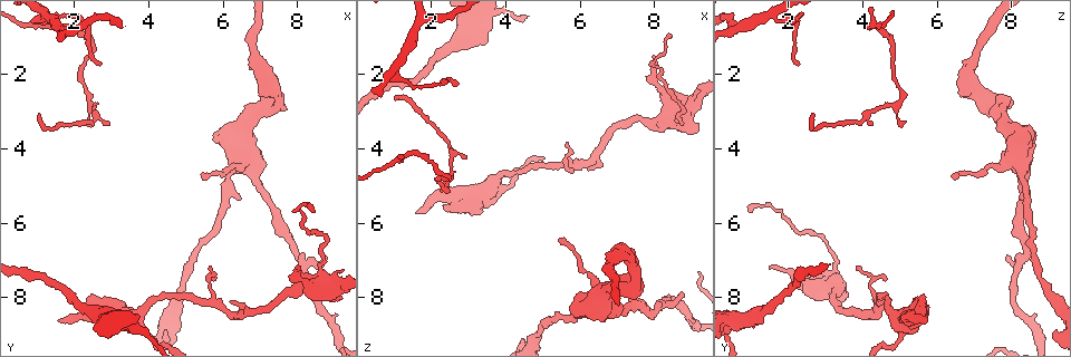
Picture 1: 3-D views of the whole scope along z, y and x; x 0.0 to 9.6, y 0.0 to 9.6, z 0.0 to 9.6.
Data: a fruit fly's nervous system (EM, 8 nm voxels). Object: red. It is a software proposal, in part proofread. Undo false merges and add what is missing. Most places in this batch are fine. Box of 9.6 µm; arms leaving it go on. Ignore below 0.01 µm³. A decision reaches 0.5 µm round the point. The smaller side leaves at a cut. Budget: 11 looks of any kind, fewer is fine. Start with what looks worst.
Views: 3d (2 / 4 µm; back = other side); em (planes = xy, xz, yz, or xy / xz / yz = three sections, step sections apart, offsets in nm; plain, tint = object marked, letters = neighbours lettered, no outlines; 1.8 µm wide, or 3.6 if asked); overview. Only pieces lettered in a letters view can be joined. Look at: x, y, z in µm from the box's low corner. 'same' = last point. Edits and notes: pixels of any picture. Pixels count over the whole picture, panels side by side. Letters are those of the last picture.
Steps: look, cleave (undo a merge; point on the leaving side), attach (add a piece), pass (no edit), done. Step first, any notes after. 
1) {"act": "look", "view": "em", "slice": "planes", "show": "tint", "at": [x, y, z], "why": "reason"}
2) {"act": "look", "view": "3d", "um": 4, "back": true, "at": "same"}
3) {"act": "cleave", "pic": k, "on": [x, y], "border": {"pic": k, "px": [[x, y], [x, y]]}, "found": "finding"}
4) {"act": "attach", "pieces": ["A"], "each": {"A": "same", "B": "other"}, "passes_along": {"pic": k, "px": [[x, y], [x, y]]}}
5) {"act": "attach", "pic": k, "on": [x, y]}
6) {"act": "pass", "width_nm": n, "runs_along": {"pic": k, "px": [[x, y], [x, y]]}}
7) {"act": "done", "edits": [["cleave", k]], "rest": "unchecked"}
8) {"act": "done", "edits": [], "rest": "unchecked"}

{"act": "look", "view": "3d", "um": 2, "at": [1.15, 0.65, 2.10], "why": "three-way junction"}

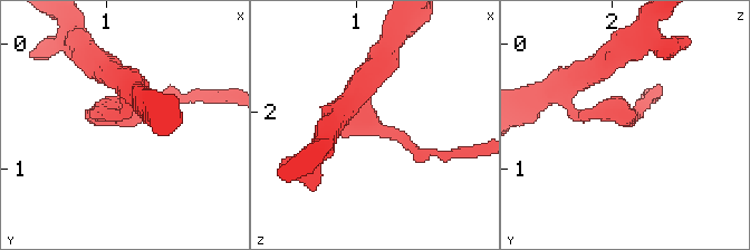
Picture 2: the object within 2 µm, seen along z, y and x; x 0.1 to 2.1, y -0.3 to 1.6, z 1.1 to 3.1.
{"act": "look", "view": "em", "slice": "planes", "show": "letters", "at": [1.18, 0.60, 2.12], "arms": 3}

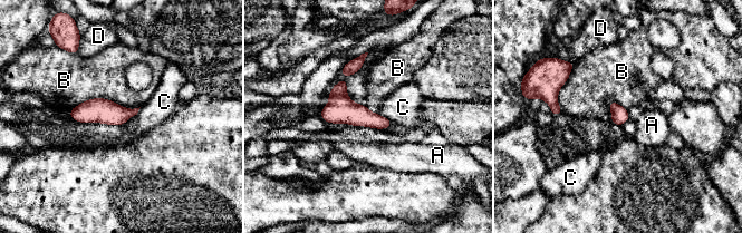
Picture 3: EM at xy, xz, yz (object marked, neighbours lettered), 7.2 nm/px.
{"act": "pass", "longest_contact_nm": ["B", 500], "each": {"A": "other", "B": "other", "C": "other", "D": "other"}, "border": {"pic": 3, "px": [[140, 106], [88, 98], [69, 110]]}, "found": "continuous, no second neuron"}

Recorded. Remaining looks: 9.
{"act": "look", "view": "em", "slice": "planes", "show": "letters", "at": [2.75, 1.75, 2.30], "why": "thin end"}

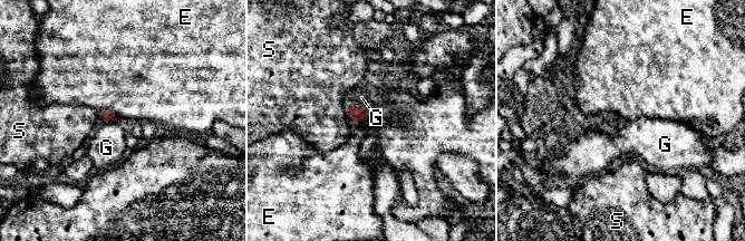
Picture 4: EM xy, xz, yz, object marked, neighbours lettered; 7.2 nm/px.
{"act": "pass", "each": {"E": "other", "G": "other", "S": "other"}, "border": {"pic": 4, "px": [[99, 109], [109, 109], [117, 117]]}, "found": "no lettered piece goes on from it"}

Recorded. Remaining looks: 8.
{"act": "look", "view": "em", "slice": "xy", "step": 4, "show": "tint", "at": [5.75, 8.10, 4.45], "why": "a fork"}

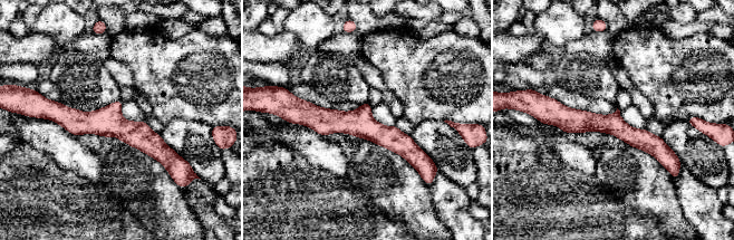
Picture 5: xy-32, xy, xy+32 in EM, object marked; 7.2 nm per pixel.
{"act": "look", "view": "em", "slice": "planes", "show": "letters", "at": "same", "why": "cut it another way"}

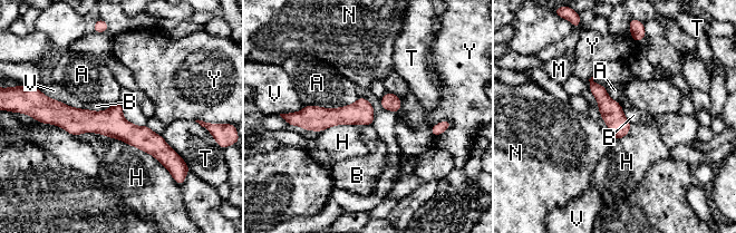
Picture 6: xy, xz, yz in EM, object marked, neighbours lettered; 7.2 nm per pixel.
{"act": "pass", "longest_contact_nm": ["H", 550], "each": {"A": "other", "B": "other", "H": "other", "M": "other", "N": "other", "T": "other", "V": "other", "Y": "other"}, "runs_along": {"pic": 6, "px": [[51, 112], [112, 123], [173, 155]]}, "found": "continuous, no second neuron"}

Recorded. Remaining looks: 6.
{"act": "look", "view": "3d", "um": 4, "at": [4.50, 8.95, 9.15]}

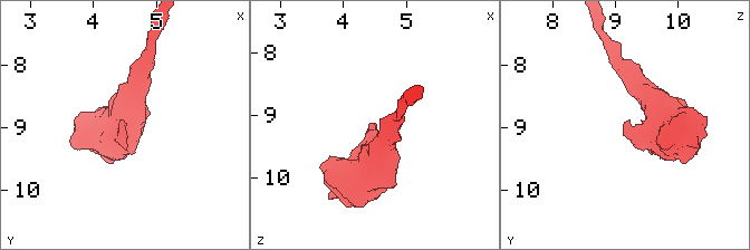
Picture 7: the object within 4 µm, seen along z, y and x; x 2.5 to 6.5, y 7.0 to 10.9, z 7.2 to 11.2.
{"act": "look", "view": "em", "um": 3.6, "slice": "xz", "step": 16, "show": "letters", "at": [4.50, 8.90, 9.10]}

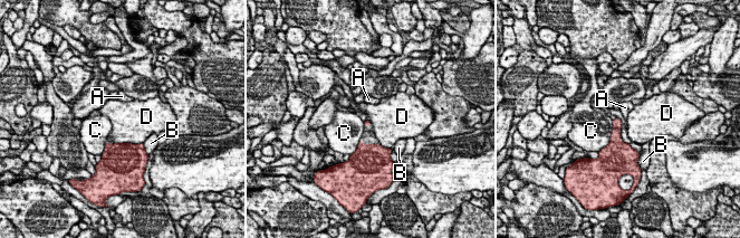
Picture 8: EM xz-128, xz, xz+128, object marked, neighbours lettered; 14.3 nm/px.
{"act": "pass", "longest_contact_nm": ["C", 460], "each": {"A": "other", "B": "other", "C": "other", "D": "other"}, "border": {"pic": 8, "px": [[114, 142], [142, 143]]}, "found": "no lettered piece goes on from it"}

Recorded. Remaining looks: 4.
{"act": "done", "edits": [], "rest": "unchecked"}

